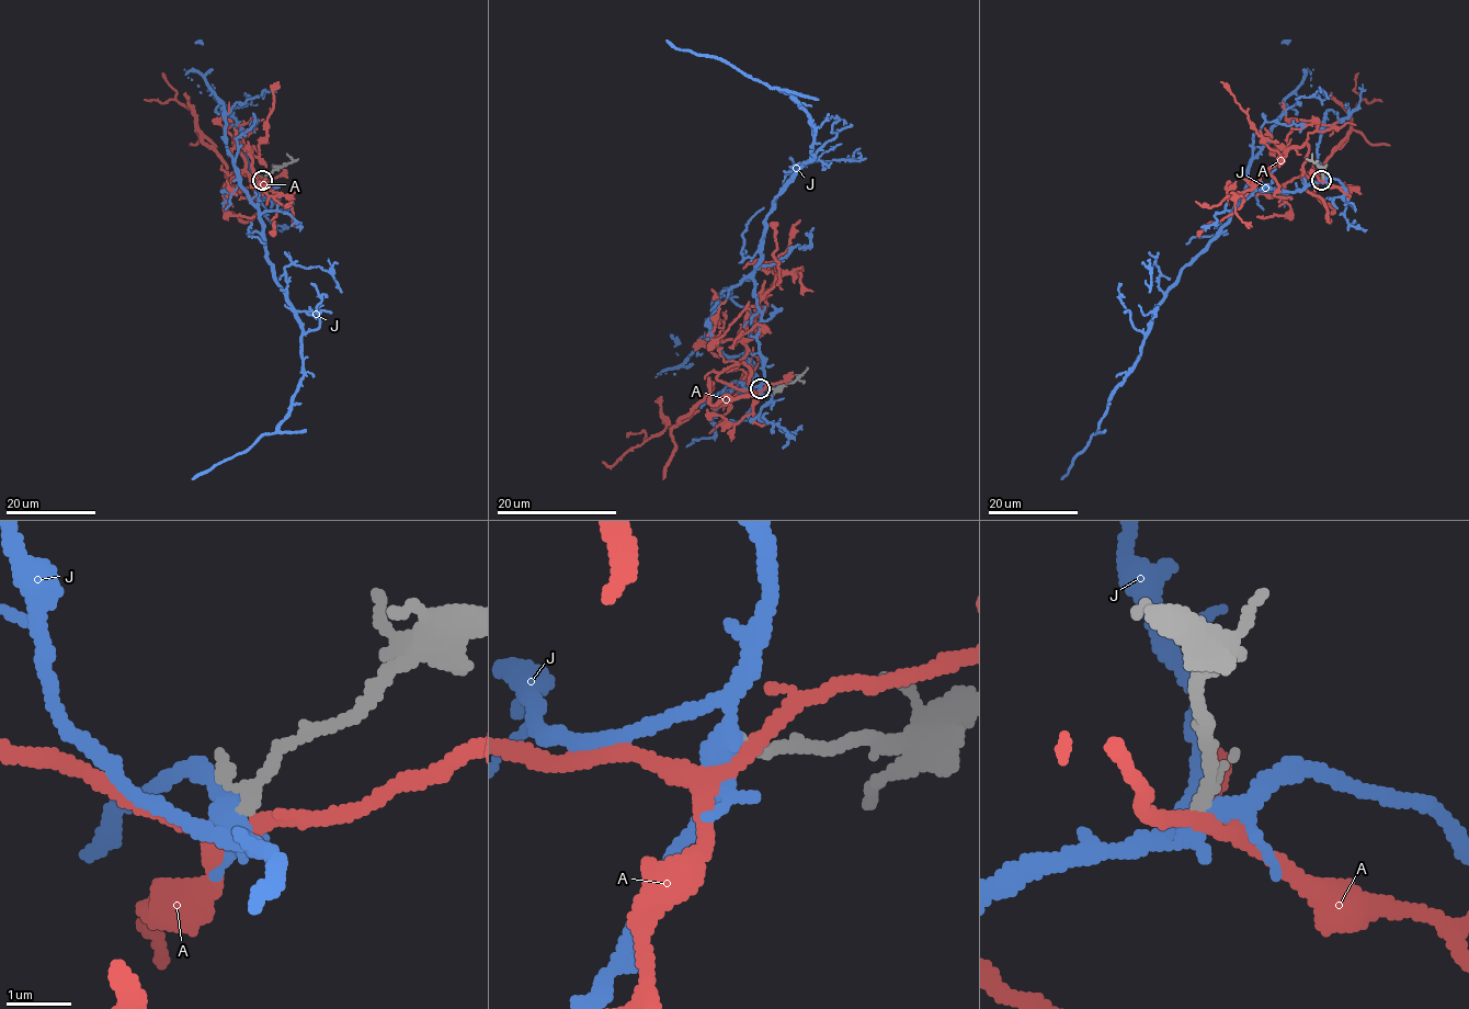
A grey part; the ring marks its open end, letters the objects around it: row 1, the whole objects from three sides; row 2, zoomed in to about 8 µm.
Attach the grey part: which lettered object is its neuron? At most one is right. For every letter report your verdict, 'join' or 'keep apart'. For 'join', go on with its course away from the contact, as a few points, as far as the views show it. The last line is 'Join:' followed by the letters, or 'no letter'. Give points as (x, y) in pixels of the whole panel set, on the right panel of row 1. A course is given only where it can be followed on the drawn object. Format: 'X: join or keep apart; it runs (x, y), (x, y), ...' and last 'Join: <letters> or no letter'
A: keep apart
J: keep apart
Join: no letter

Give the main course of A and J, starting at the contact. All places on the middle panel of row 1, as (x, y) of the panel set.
A: (761, 388), (721, 383), (726, 367), (743, 363), (754, 395), (714, 405), (709, 380), (673, 428), (603, 462)
J: (761, 388), (761, 310), (754, 268), (772, 202), (812, 157), (816, 129), (785, 91), (665, 40)

